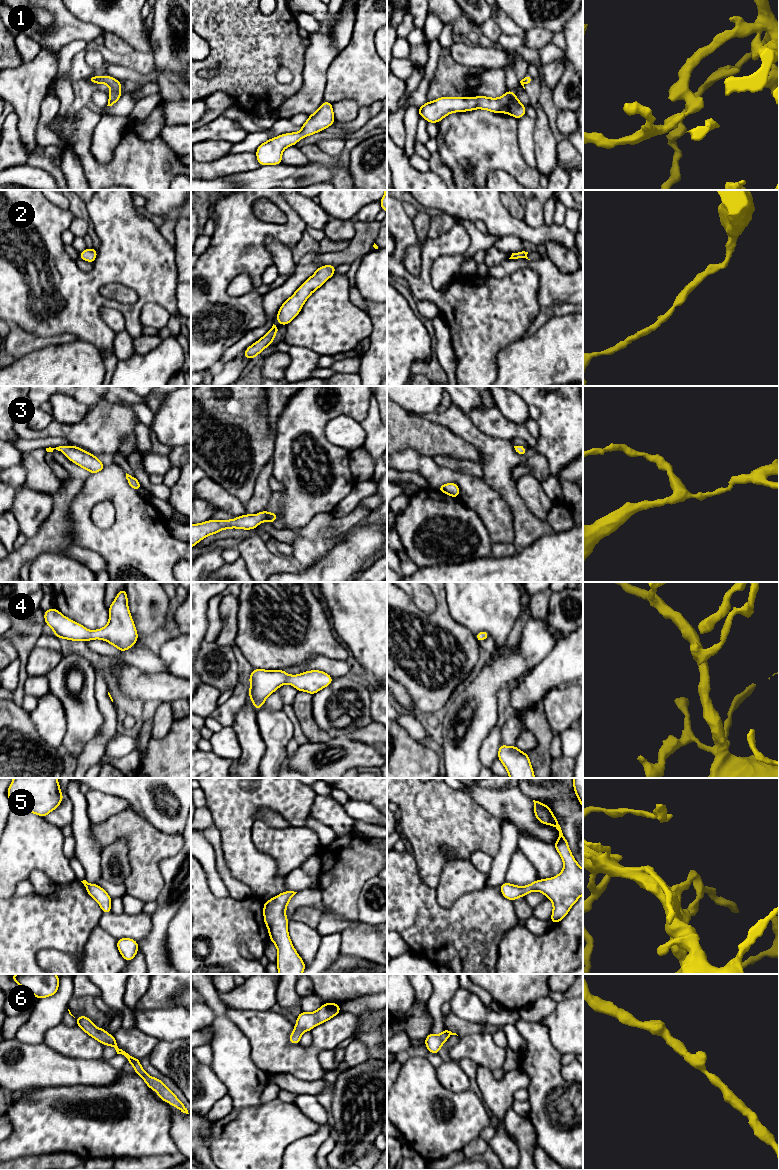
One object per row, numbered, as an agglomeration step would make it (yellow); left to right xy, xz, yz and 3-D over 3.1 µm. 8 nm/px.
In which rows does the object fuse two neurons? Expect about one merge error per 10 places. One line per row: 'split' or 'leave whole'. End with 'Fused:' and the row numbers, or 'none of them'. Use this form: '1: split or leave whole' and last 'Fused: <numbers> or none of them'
1: leave whole
2: leave whole
3: leave whole
4: leave whole
5: leave whole
6: leave whole
Fused: none of them

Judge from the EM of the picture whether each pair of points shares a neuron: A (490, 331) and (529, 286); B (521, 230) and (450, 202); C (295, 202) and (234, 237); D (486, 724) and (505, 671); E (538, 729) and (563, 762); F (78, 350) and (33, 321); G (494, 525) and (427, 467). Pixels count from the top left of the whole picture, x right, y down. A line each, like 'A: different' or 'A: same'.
A: same
B: same
C: different
D: same
E: different
F: different
G: same

